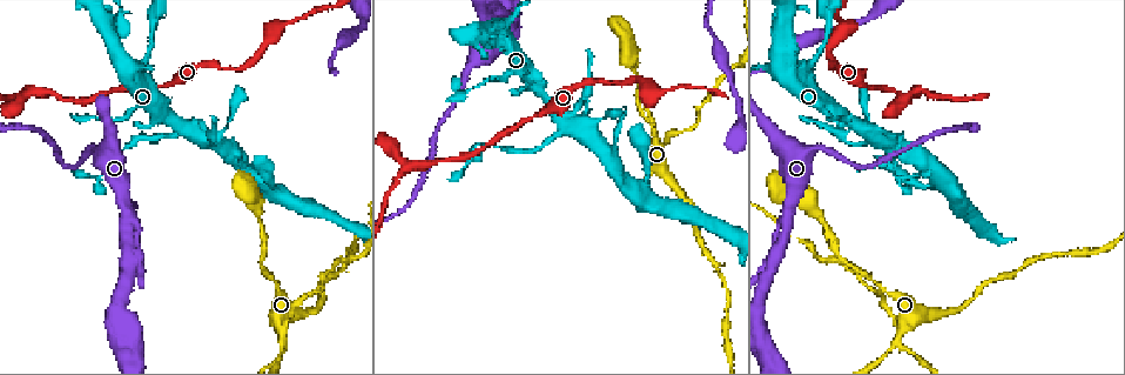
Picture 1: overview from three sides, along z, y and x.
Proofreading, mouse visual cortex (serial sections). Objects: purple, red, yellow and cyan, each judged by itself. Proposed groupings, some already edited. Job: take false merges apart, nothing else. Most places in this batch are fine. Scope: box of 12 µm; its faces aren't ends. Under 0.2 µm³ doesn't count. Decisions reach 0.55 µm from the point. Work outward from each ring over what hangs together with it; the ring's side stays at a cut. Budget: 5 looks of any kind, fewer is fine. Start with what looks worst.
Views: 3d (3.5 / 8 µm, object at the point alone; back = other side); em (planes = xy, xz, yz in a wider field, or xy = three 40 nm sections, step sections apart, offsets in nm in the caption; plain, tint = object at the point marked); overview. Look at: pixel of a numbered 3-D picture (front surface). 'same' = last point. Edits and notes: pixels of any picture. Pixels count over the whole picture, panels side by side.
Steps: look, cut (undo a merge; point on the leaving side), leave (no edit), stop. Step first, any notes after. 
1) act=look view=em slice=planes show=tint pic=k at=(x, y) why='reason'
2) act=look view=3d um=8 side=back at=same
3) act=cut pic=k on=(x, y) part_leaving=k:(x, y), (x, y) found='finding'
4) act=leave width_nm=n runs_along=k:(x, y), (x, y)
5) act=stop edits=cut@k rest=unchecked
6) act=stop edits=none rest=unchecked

act=look view=3d um=3.5 pic=1 at=(899, 340) why='a narrow waist'

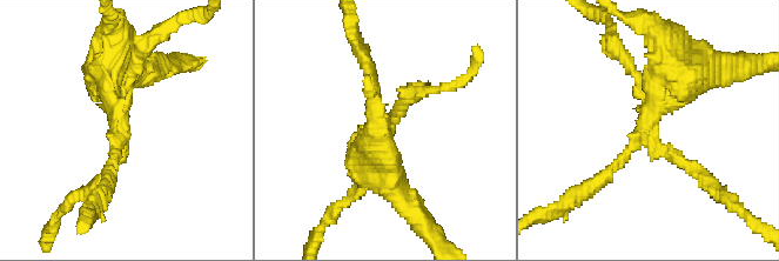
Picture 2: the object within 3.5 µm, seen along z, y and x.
act=look view=em slice=xy step=3 show=tint pic=2 at=(118, 132) why='need the tissue'

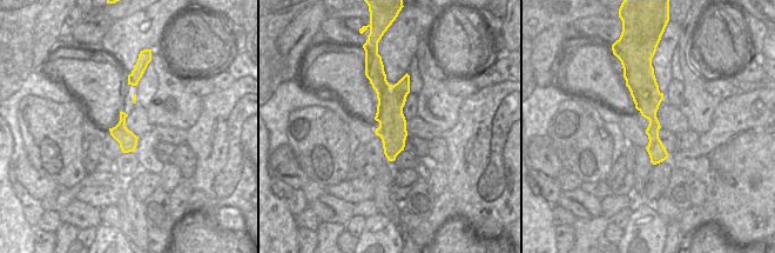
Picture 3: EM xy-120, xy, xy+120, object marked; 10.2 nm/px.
act=cut pic=2 on=(693, 166) arm_widths_nm=150,150,150,250 part_leaving=2:(390, 126), (408, 95), (444, 87) found='a second cell is stuck on'

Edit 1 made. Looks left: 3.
act=look view=overview

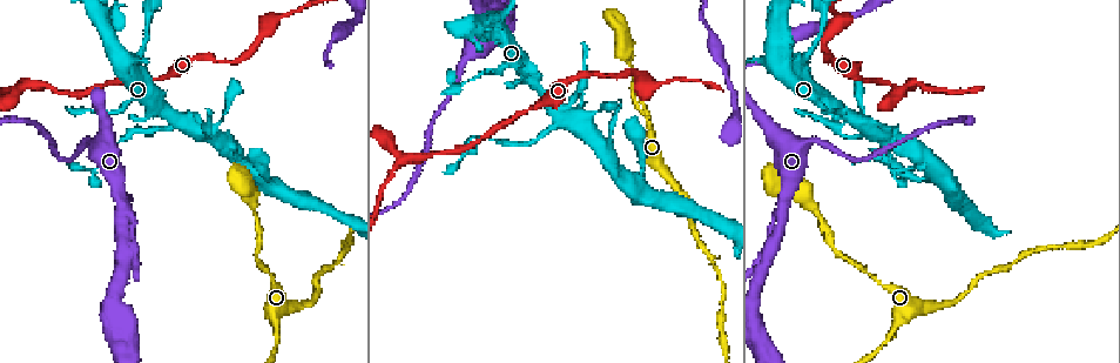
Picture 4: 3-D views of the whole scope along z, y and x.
act=look view=3d um=8 pic=4 at=(126, 256) why='arms part here'

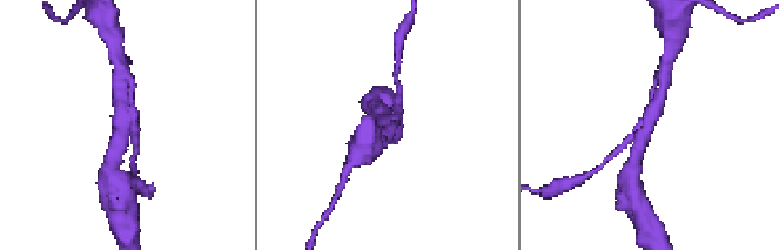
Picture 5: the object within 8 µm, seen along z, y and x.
act=look view=em slice=xy step=3 show=tint pic=5 at=(648, 121) arms=3 arm_widths_nm=200,400,400

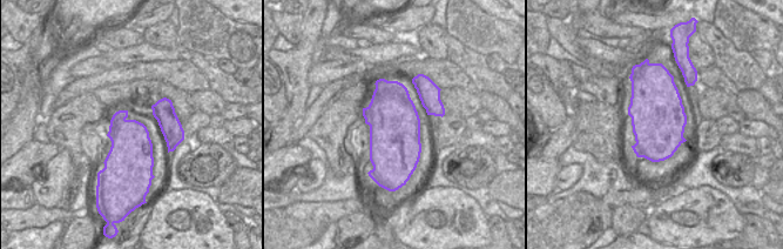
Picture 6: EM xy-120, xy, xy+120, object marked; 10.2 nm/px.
act=leave runs_along=5:(663, 89), (637, 150) found='all the same cell'

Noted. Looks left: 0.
act=stop edits=cut@2 rest=unchecked

